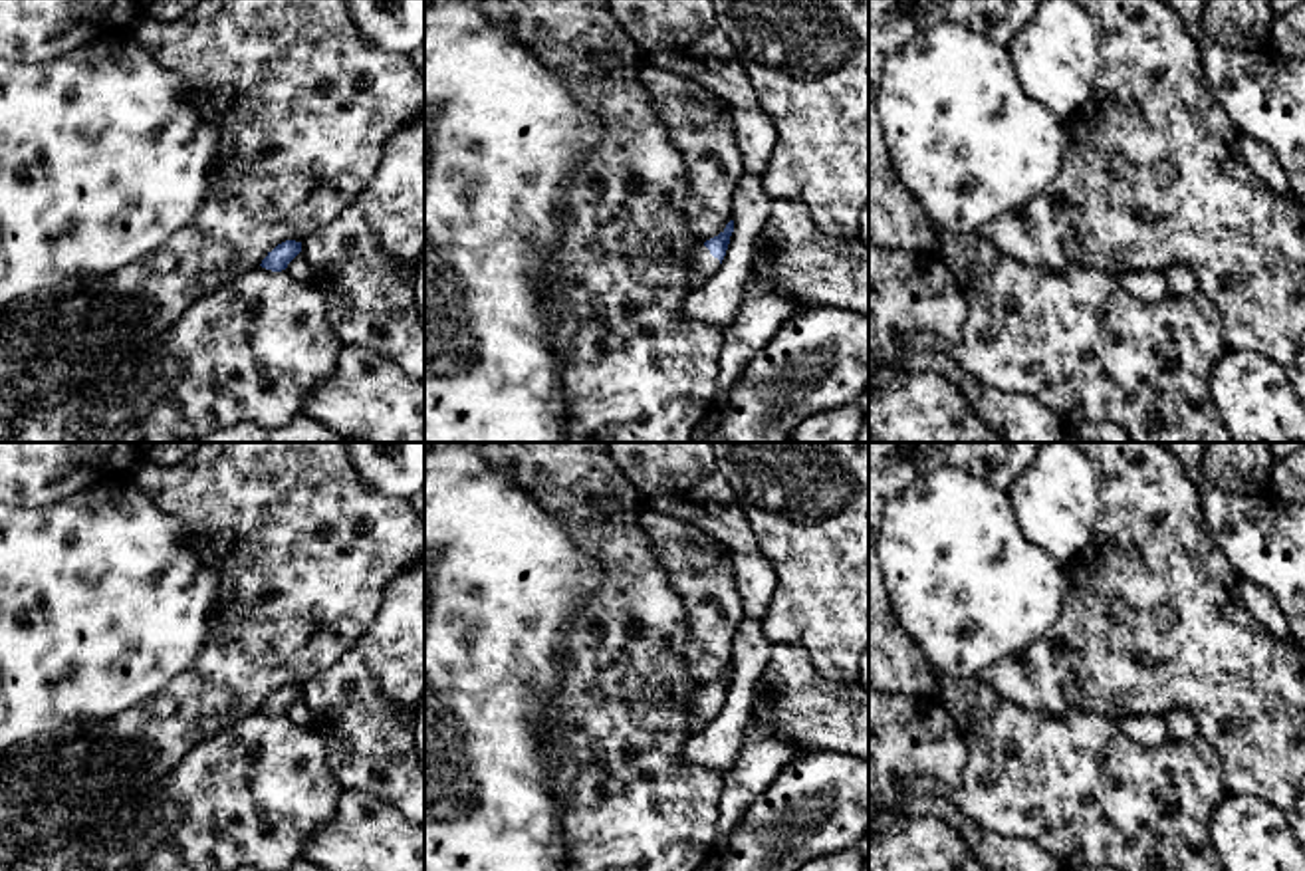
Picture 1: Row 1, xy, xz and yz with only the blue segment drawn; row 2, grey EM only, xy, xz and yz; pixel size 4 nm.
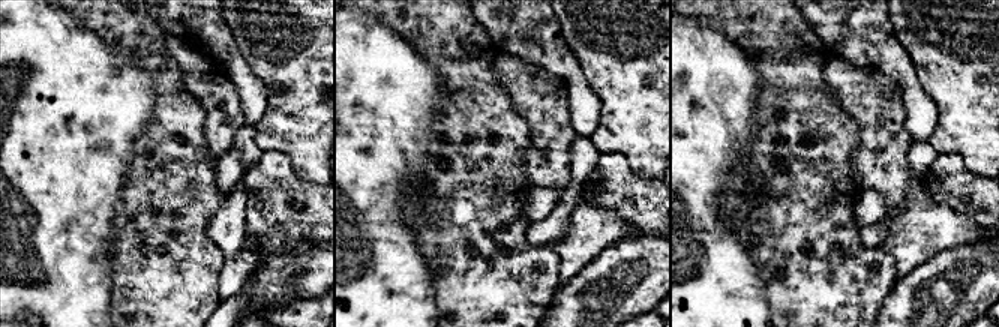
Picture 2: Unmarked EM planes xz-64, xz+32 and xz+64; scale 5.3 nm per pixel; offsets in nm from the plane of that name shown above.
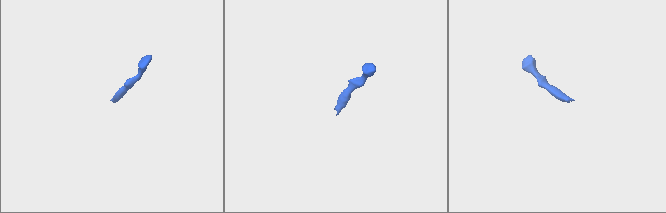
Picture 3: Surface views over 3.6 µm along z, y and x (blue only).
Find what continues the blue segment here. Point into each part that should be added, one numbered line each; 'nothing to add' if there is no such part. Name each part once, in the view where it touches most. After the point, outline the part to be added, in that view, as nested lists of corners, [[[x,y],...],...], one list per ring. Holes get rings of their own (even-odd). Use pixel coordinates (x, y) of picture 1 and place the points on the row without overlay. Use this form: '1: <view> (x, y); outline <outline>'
1: xz (705, 709); outline [[[700,688],[694,698],[694,712],[690,718],[692,736],[706,728],[706,724],[718,714],[720,704],[710,698],[710,694]]]

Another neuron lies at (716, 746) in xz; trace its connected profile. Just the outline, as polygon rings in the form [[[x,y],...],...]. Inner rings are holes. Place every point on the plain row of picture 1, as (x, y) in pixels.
[[[744,619],[734,637],[734,677],[726,700],[704,730],[690,736],[684,758],[690,764],[724,772],[736,764],[746,728],[754,718],[754,690],[771,661],[773,645],[762,631],[762,623]]]

